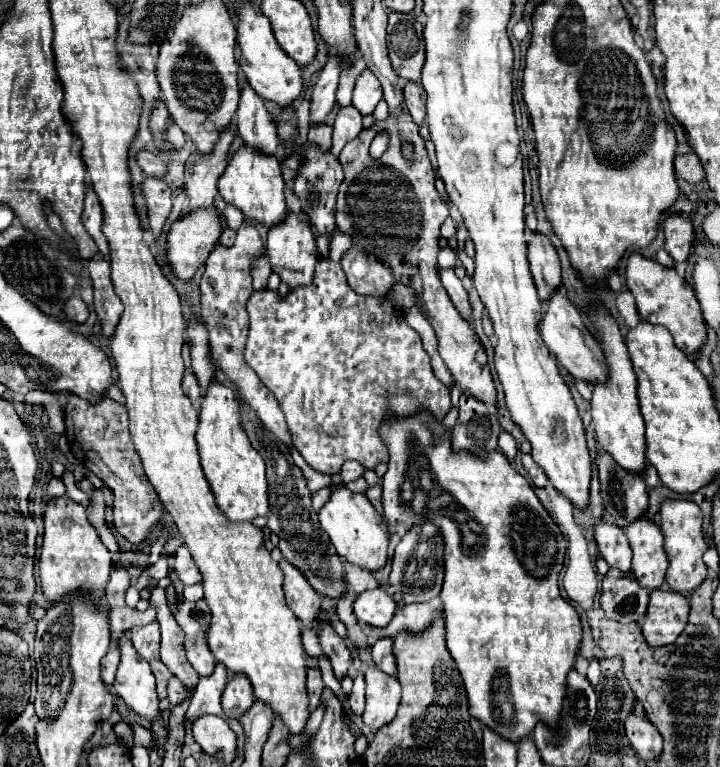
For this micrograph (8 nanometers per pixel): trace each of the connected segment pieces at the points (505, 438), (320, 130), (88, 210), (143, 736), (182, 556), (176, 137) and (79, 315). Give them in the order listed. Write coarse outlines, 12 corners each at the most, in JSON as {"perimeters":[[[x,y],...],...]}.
{"perimeters":[[[500,430],[498,448],[508,460],[518,452],[512,434]],[[312,124],[308,138],[330,148],[332,126]],[[86,186],[82,222],[104,256],[108,240],[102,232],[102,204]],[[124,720],[132,726],[134,746],[152,746],[156,738],[150,730],[136,722]],[[186,546],[174,552],[174,572],[184,584],[202,580]],[[168,126],[164,140],[172,152],[180,150],[186,142],[178,126]],[[78,294],[66,300],[64,318],[86,322],[88,306]]]}

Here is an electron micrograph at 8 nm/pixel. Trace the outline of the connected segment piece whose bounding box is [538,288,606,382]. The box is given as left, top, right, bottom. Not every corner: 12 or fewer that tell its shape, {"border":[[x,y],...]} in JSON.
{"border":[[556,288],[538,332],[576,380],[606,380],[606,360]]}

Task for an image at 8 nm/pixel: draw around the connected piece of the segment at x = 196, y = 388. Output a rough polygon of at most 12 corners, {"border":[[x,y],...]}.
{"border":[[192,372],[182,380],[184,394],[192,400],[200,400],[200,384]]}

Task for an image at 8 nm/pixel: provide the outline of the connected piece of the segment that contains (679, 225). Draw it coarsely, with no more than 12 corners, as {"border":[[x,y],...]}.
{"border":[[680,214],[662,222],[664,248],[684,262],[694,240],[692,222]]}

